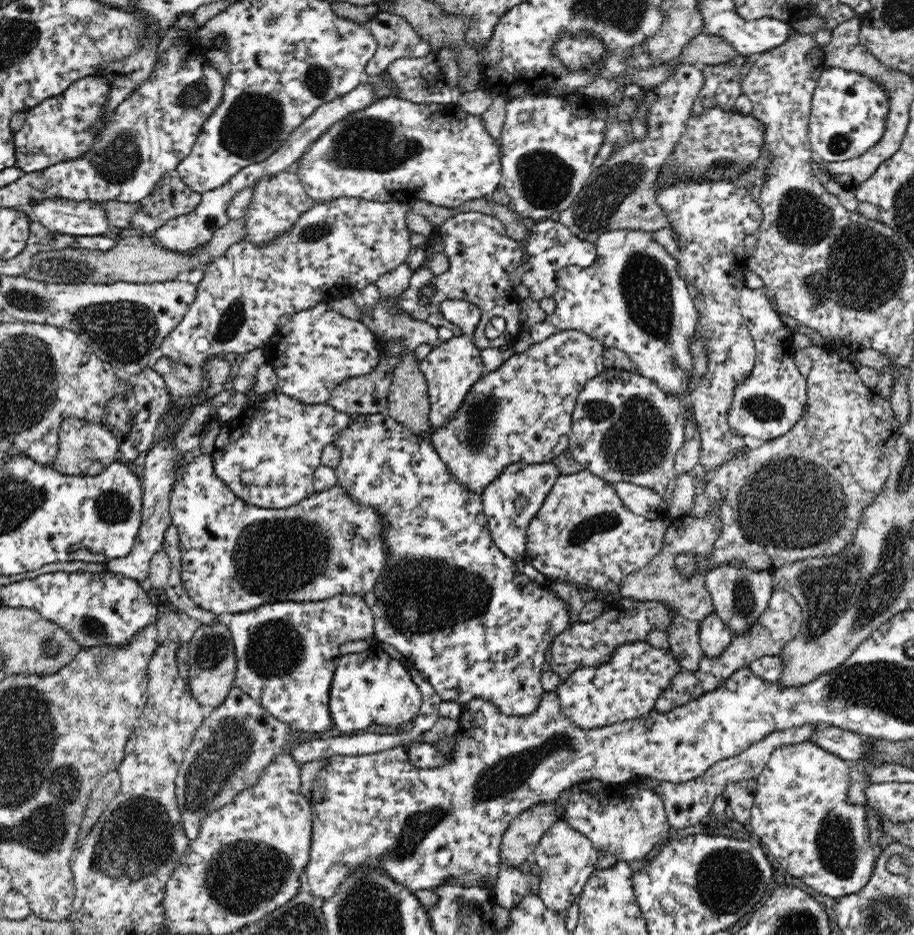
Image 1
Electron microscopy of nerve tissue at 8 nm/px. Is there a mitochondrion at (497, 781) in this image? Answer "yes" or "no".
yes

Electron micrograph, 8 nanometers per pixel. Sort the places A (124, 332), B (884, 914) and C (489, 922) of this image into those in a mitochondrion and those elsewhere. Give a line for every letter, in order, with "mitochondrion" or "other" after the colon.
A: mitochondrion
B: mitochondrion
C: other

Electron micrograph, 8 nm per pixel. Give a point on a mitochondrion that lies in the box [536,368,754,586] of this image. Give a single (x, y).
(637, 438)

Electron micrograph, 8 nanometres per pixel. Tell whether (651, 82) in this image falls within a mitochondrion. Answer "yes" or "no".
no

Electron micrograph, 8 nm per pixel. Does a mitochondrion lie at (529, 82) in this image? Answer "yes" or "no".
no

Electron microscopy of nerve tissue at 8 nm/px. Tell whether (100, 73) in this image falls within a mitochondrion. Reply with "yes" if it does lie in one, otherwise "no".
no

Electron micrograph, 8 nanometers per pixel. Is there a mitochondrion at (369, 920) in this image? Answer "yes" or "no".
yes

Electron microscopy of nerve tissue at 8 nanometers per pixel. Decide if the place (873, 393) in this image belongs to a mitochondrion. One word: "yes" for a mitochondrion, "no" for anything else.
no

